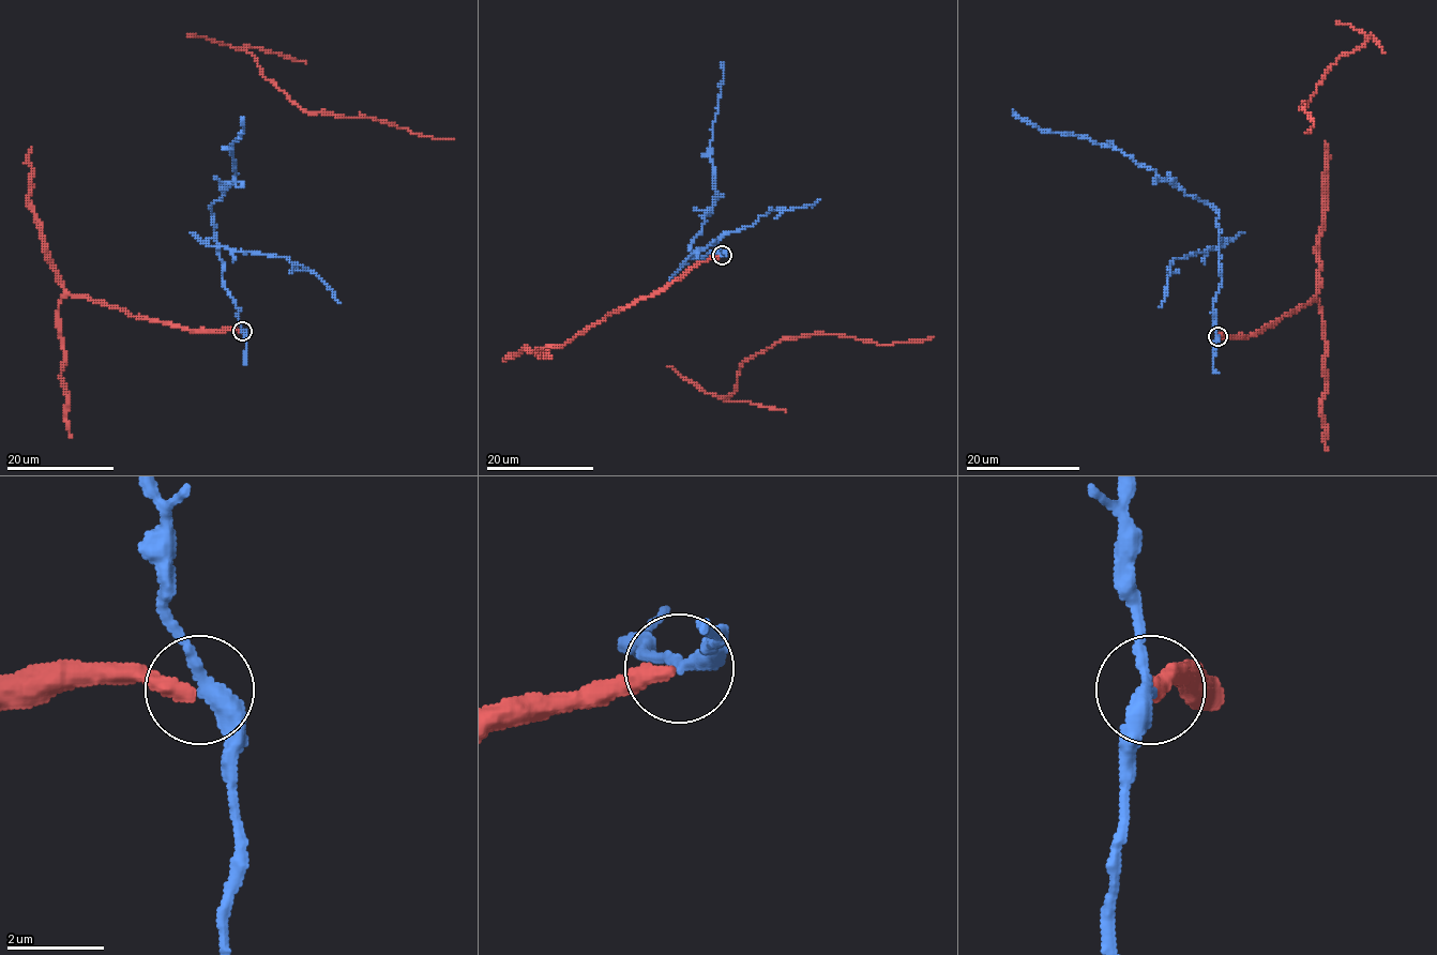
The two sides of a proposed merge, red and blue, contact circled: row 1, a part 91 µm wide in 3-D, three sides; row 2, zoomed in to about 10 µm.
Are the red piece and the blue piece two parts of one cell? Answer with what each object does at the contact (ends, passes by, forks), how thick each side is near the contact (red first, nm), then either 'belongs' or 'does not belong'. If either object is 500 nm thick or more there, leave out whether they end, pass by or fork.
red ends; blue passes by; calibres 360 and 320 nm; does not belong

